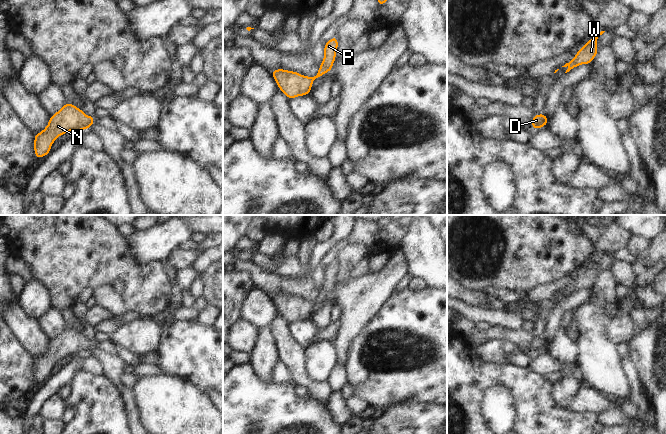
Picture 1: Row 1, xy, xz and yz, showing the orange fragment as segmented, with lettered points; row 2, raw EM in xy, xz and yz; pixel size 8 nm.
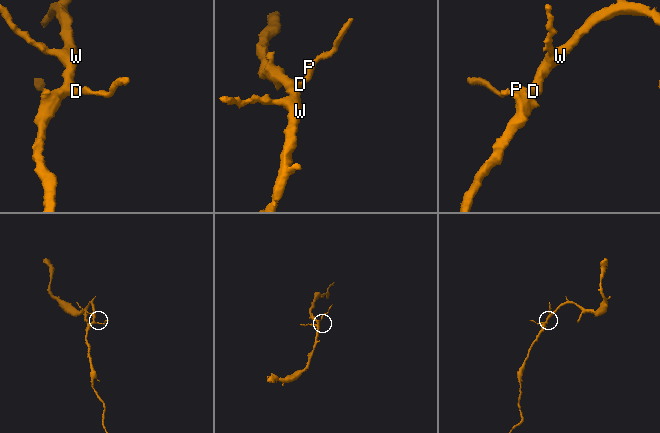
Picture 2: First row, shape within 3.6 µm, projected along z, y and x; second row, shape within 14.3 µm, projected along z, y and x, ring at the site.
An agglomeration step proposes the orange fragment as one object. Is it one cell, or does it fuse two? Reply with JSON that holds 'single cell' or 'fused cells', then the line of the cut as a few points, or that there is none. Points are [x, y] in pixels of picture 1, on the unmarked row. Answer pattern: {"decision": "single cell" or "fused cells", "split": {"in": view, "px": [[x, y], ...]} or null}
{"decision": "single cell", "split": null}

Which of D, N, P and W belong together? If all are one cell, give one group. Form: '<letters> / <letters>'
D N P W

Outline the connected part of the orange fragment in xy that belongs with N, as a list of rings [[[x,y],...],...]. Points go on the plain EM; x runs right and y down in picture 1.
[[[66,326],[60,334],[50,340],[48,349],[40,357],[34,358],[36,383],[46,381],[59,360],[69,355],[79,356],[90,353],[94,346],[94,339],[88,340],[82,333]]]

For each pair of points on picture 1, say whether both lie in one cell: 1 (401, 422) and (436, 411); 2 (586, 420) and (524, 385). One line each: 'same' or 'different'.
1: same
2: same

